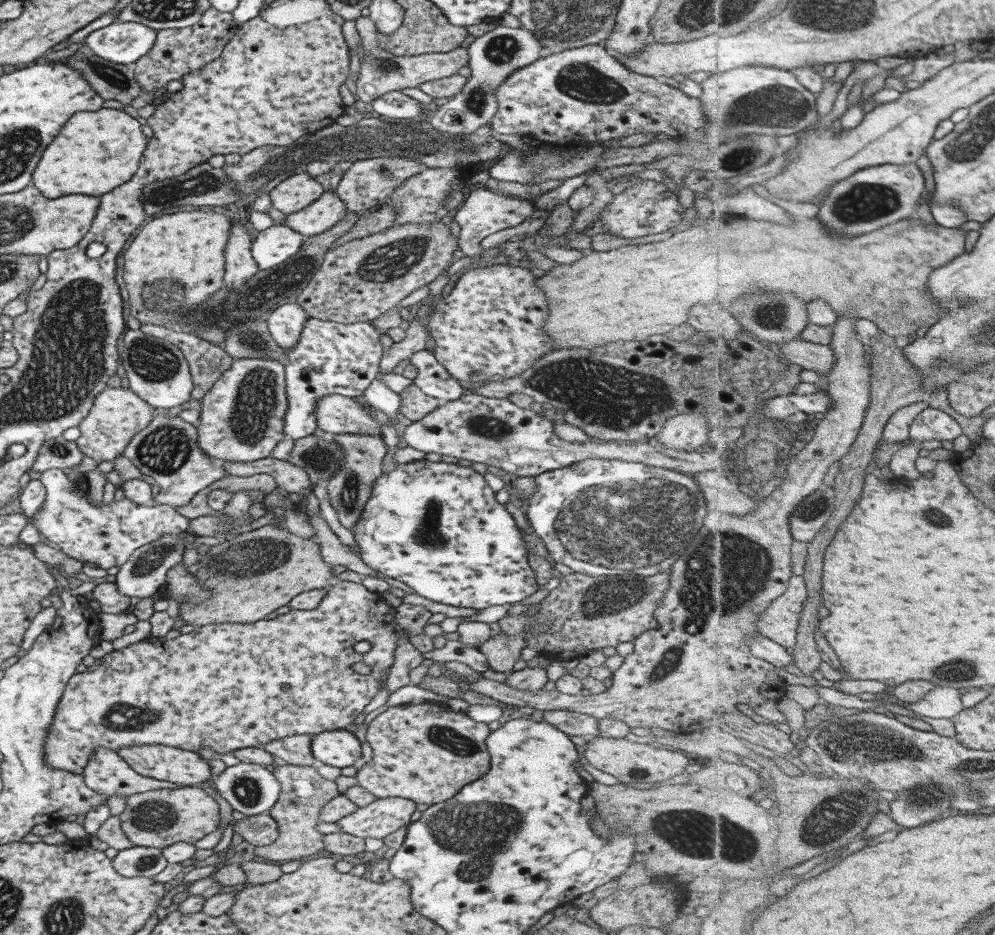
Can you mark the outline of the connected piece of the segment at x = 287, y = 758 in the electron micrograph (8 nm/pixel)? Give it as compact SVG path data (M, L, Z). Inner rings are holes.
M308 734L274 739L262 748L278 763L308 767L317 765L317 761L313 758L311 739Z

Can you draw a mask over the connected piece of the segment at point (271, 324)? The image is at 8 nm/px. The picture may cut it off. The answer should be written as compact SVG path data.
M292 302L279 306L266 317L270 335L288 354L300 339L308 319L306 312L297 302Z

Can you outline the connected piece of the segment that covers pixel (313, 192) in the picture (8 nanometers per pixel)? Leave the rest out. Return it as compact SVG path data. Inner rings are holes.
M308 172L289 176L273 188L269 197L272 207L285 215L300 212L312 205L324 192L323 186Z

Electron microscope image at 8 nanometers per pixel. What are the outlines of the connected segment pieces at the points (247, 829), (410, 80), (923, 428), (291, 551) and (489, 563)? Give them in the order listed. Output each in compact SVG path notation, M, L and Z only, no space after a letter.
M268 812L238 820L234 824L234 833L256 847L272 844L279 838L278 824Z
M368 16L358 17L356 20L357 31L361 36L362 48L365 50L365 56L362 56L361 69L357 80L357 93L355 96L357 100L362 100L362 102L371 103L376 98L381 97L383 94L392 91L401 91L403 88L416 88L423 82L430 82L433 80L446 78L452 76L459 72L459 70L466 66L469 62L469 52L468 43L456 47L447 53L428 53L414 56L396 56L395 54L390 54L385 48L379 48L377 43L376 35L376 25L375 22Z
M930 407L913 422L911 430L912 440L958 440L964 434L962 424L938 408Z
M264 525L248 533L237 534L236 537L225 538L221 543L211 546L209 552L198 557L198 569L194 570L197 578L211 588L209 599L195 605L192 601L179 604L178 616L185 620L186 629L217 625L226 622L250 624L262 620L271 612L286 606L298 594L309 590L328 588L328 580L334 575L333 567L323 561L320 545L314 535L303 539L290 533L286 528L276 525Z
M424 458L406 464L398 463L394 470L383 472L379 477L372 486L370 498L366 501L357 524L353 526L353 535L358 546L359 557L370 568L404 582L414 590L414 593L424 596L428 600L442 602L448 606L475 608L481 612L496 605L518 603L539 589L534 571L528 563L528 550L525 547L525 540L521 537L521 529L518 528L512 514L508 512L506 507L496 501L494 491L488 486L482 474L474 471L468 463L432 462Z

